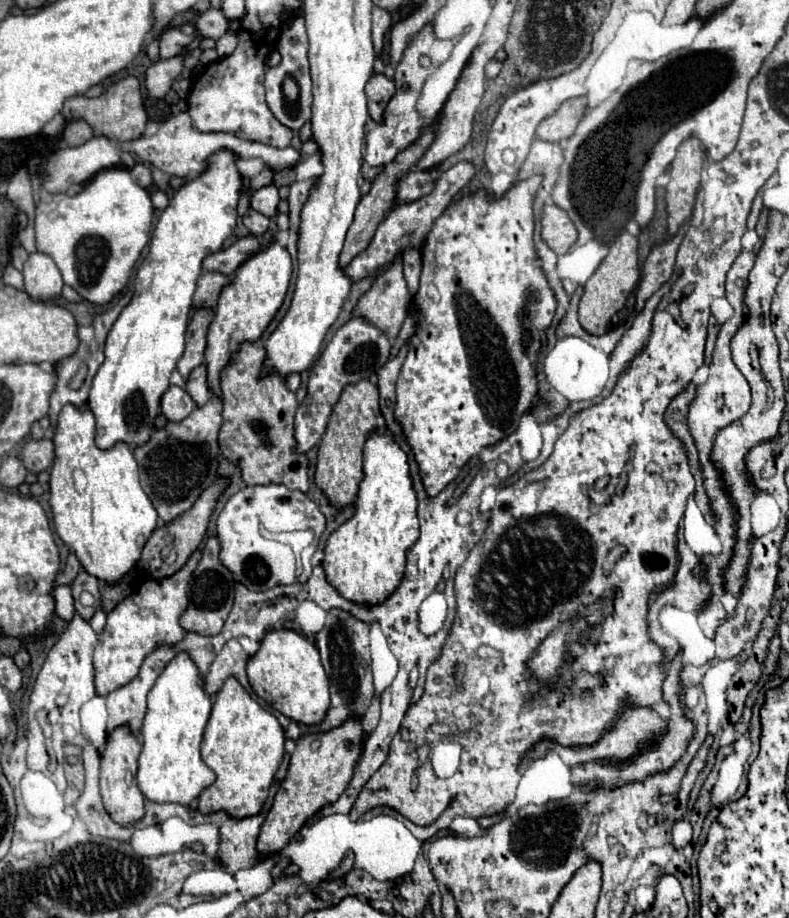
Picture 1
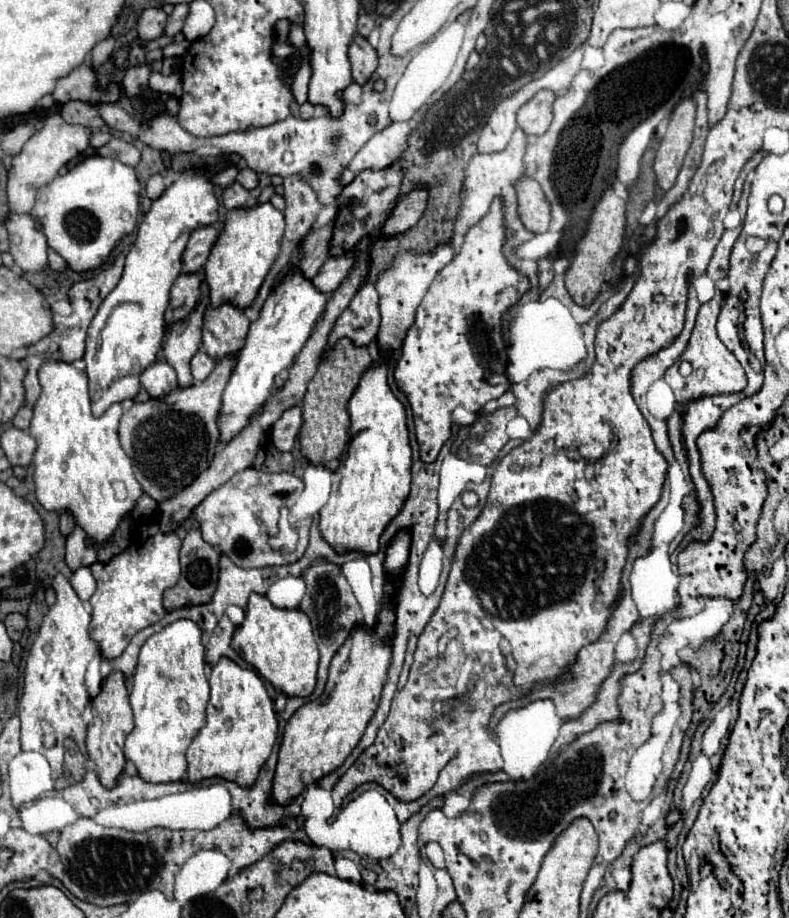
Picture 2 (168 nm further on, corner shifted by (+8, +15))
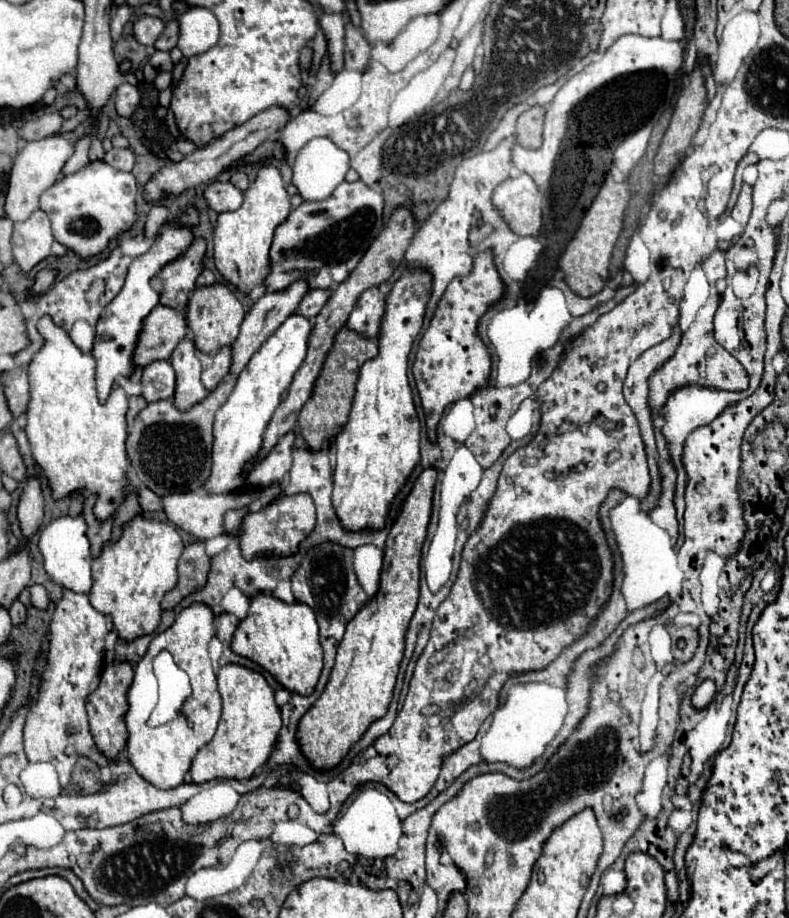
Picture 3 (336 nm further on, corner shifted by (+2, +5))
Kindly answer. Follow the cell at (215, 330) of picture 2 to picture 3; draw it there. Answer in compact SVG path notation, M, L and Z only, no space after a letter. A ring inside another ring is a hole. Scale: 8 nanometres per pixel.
M210 285L210 287L198 287L194 291L194 295L188 301L188 325L194 331L194 341L198 335L198 349L206 355L216 355L220 349L230 347L240 331L242 319L246 317L240 301L236 299L236 295L226 287L226 285Z

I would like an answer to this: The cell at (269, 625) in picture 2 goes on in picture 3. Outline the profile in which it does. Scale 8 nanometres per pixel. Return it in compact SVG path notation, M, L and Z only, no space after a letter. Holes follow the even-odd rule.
M258 593L250 599L250 611L244 621L240 621L238 631L232 639L232 651L236 655L242 655L254 663L258 663L262 669L266 669L284 689L298 693L298 695L312 695L314 687L318 683L320 671L322 671L322 645L318 639L318 623L314 617L314 611L306 607L304 603L282 603L280 599L274 599L270 593Z

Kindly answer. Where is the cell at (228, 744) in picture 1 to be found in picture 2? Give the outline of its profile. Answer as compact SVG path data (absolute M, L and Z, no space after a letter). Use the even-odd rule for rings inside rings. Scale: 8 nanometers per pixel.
M222 657L212 667L210 689L212 693L206 709L206 727L198 731L186 751L188 781L198 783L210 777L222 777L236 781L242 787L250 787L256 781L260 767L268 759L278 735L274 703L258 673L238 667L228 657Z

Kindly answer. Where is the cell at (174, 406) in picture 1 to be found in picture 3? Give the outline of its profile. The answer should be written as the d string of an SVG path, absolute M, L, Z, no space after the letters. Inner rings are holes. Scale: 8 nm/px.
M154 361L144 367L142 395L146 401L172 399L176 393L176 375L168 361Z

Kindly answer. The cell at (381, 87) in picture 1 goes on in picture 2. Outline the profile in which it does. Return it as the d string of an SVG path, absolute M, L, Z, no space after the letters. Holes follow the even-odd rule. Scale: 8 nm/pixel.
M356 33L352 43L350 43L348 57L350 57L350 63L352 63L352 79L356 83L364 85L378 67L376 51L372 49L372 45L362 35Z

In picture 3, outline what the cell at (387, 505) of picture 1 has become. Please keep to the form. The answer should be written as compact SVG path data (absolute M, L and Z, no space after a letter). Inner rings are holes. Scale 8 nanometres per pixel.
M422 269L406 271L394 283L386 297L378 357L360 367L348 423L336 435L332 505L346 531L384 529L394 497L402 491L412 469L420 461L420 421L408 385L408 355L422 329L430 287L430 273Z

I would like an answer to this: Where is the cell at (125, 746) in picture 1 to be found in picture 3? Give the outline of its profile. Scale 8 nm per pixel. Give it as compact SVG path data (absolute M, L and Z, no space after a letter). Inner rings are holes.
M126 661L112 663L102 669L98 689L92 695L88 695L88 699L86 699L86 711L88 711L94 743L96 743L98 751L104 757L108 757L110 761L118 761L120 753L126 749L126 741L128 741L126 713L128 713L128 689L132 685L132 677L134 677L134 667L130 663L126 663Z

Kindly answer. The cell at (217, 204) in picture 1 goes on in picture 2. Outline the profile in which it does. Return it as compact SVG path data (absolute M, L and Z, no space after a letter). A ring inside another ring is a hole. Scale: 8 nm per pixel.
M184 171L176 183L172 183L162 197L158 197L150 211L144 215L136 241L132 249L126 255L126 265L122 279L118 285L108 293L108 297L102 301L98 307L90 327L88 327L88 337L86 337L86 373L90 379L90 401L92 401L92 413L102 415L112 403L124 401L124 399L134 399L140 389L140 373L156 363L156 353L162 347L164 339L164 311L170 301L170 287L180 275L182 269L182 253L188 243L188 237L194 229L212 225L218 219L218 201L214 197L214 185L210 183L210 173L206 171Z

